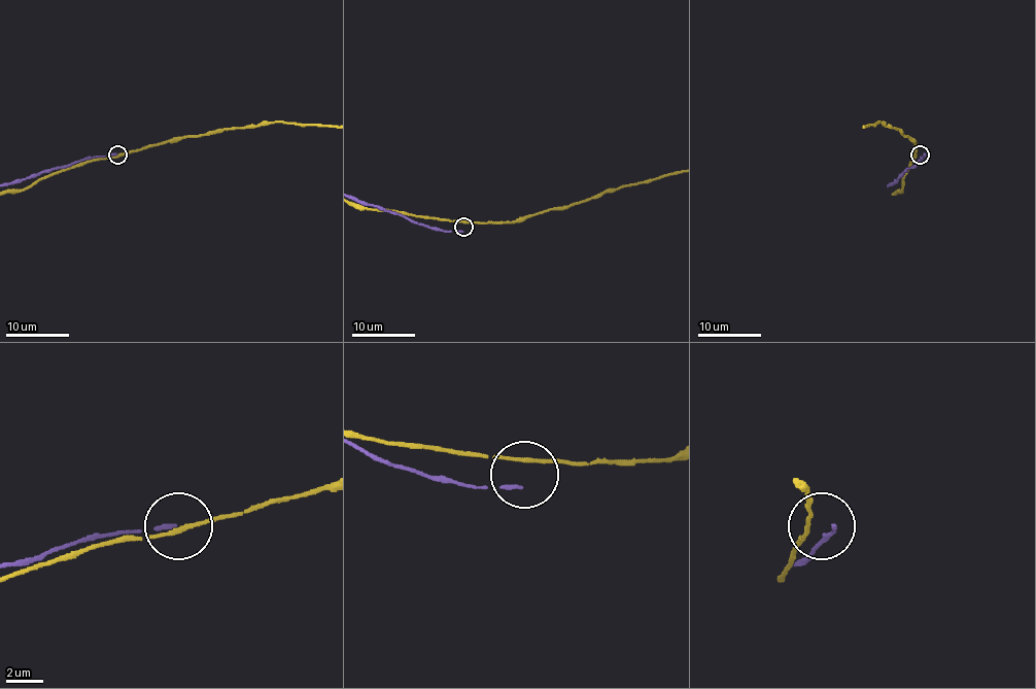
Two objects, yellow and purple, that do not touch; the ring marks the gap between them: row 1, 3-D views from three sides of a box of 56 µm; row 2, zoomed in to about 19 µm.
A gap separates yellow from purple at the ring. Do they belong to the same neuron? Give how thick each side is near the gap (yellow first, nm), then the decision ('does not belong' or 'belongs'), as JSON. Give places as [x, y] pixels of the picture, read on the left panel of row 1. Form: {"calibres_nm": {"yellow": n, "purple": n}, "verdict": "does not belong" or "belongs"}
{"calibres_nm": {"yellow": 220, "purple": 240}, "verdict": "does not belong"}

